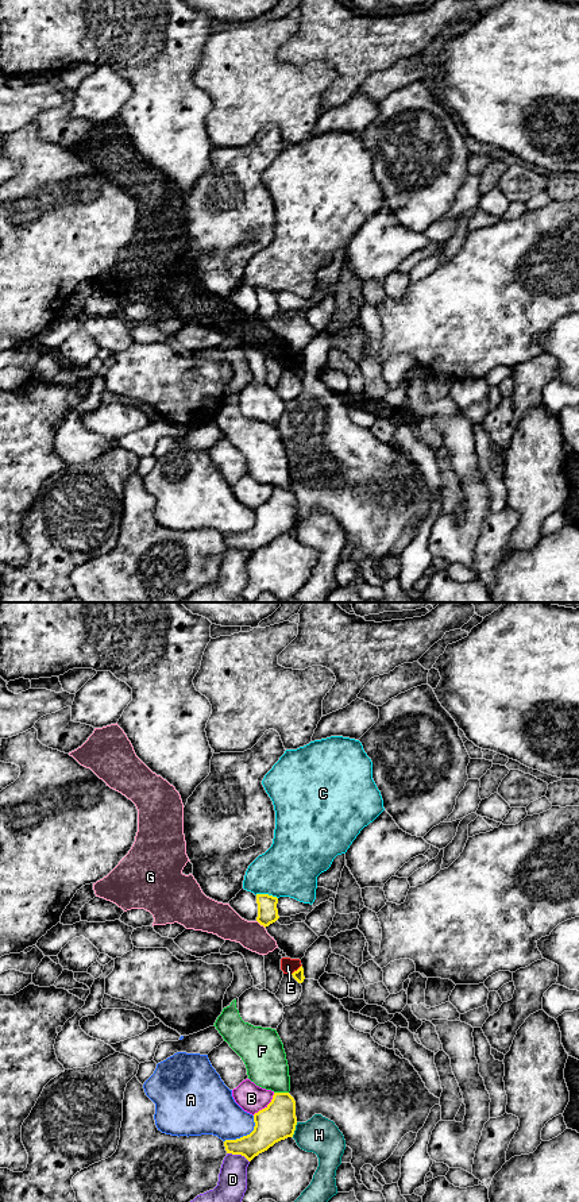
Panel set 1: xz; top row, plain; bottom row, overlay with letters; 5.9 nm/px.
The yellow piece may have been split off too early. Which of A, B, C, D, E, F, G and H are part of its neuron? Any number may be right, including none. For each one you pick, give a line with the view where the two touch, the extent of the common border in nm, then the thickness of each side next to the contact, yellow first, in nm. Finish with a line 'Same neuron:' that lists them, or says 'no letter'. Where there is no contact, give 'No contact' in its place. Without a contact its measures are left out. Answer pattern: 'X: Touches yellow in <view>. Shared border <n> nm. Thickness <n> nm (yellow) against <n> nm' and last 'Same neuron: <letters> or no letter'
Same neuron: no letter

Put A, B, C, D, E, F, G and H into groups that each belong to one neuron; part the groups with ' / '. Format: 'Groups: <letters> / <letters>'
Groups: A / B / C / D / E G / F / H

